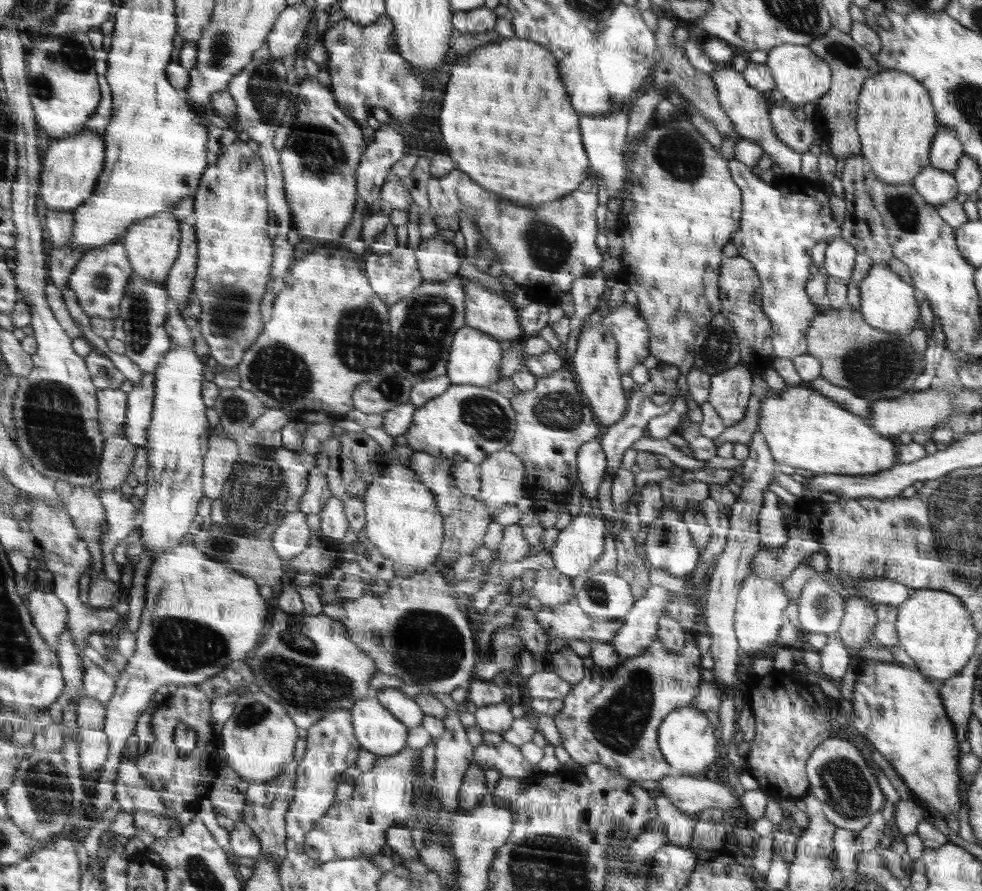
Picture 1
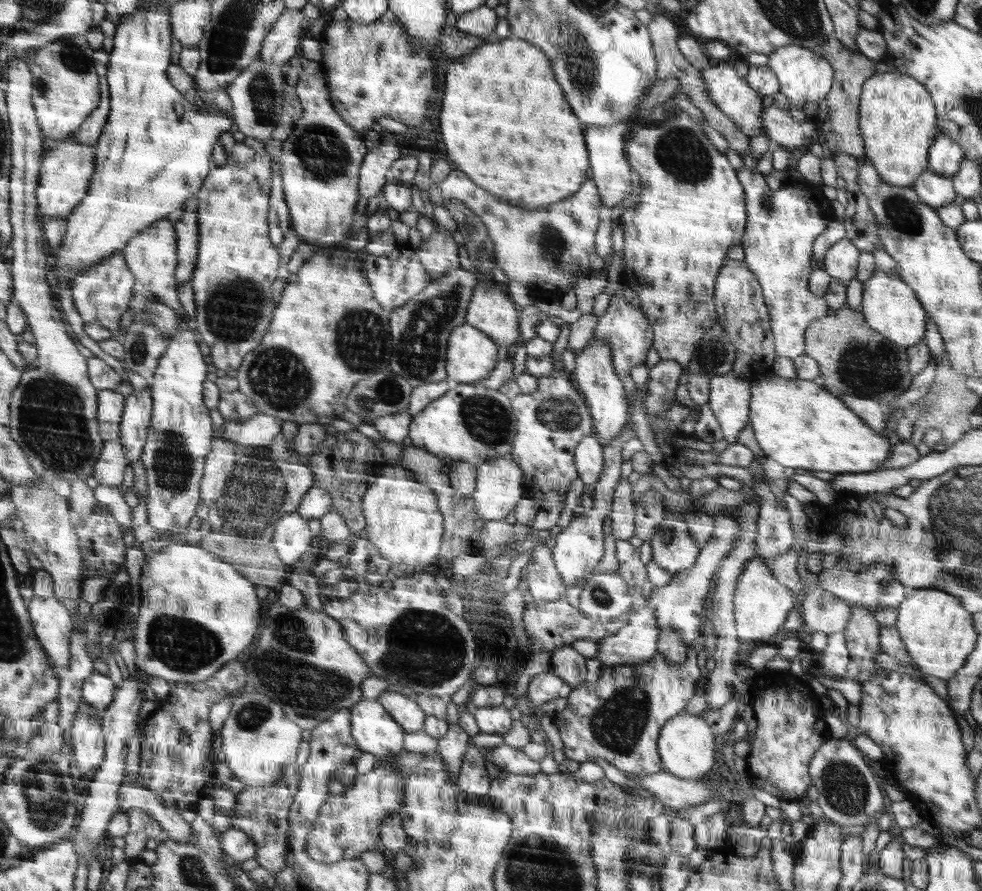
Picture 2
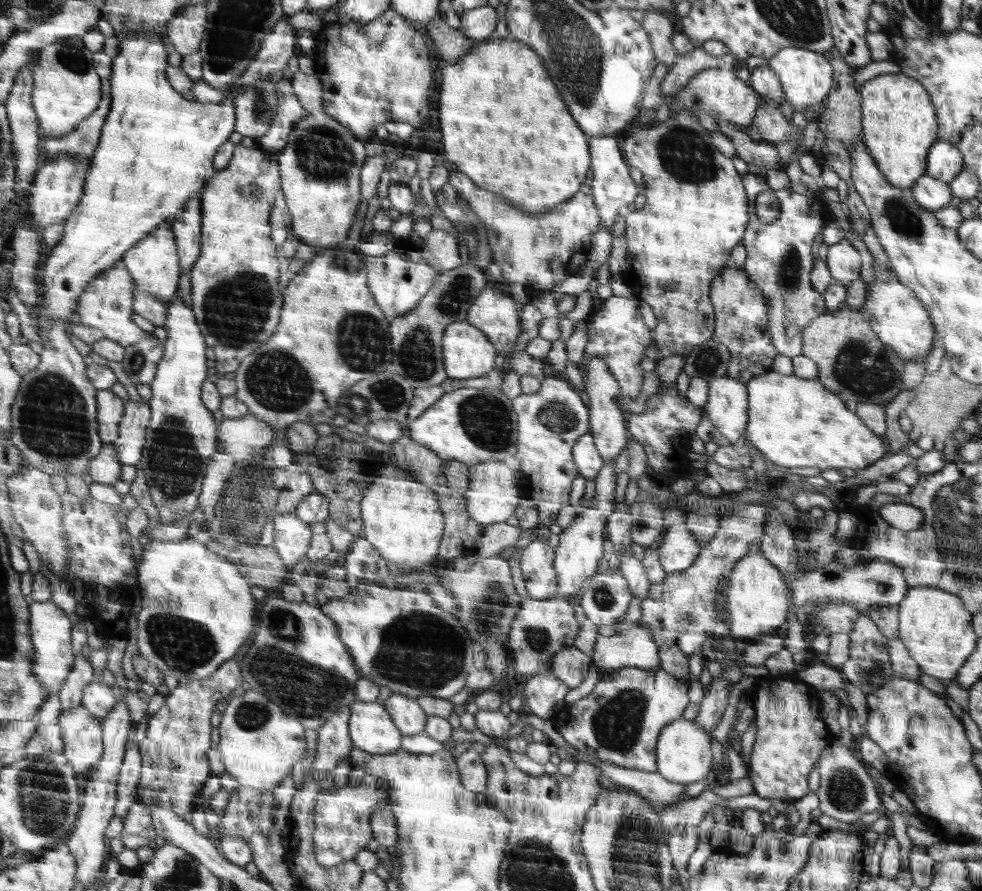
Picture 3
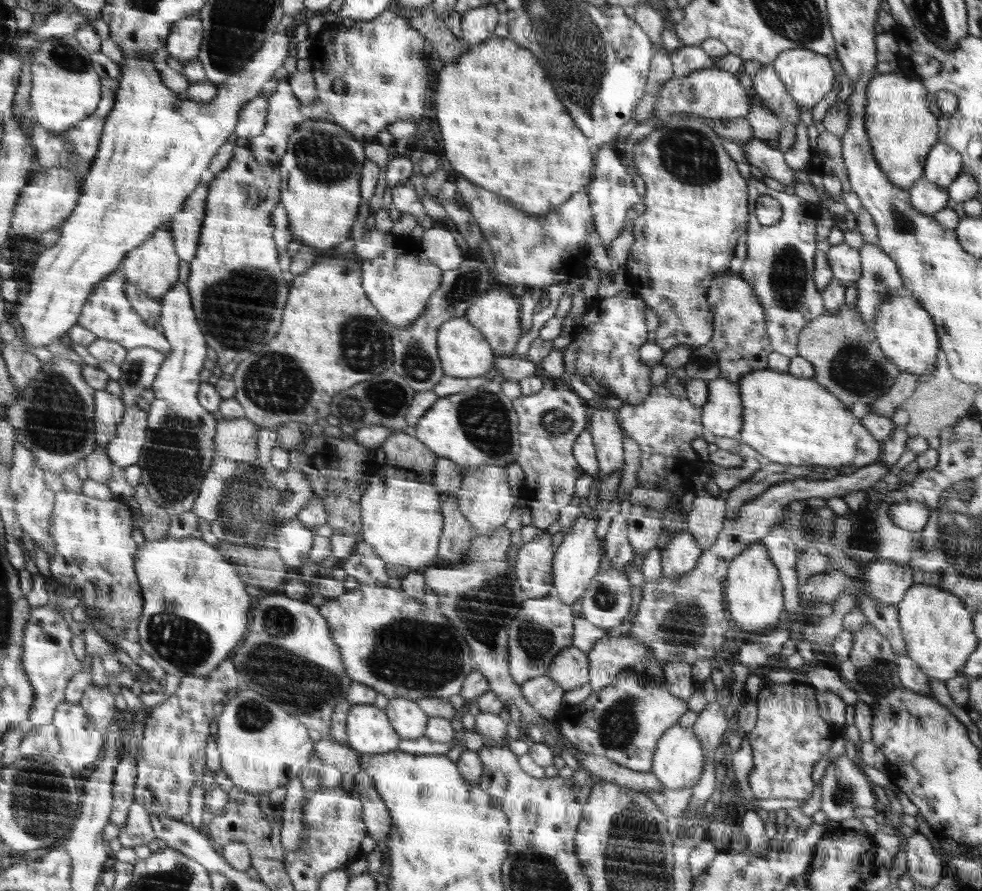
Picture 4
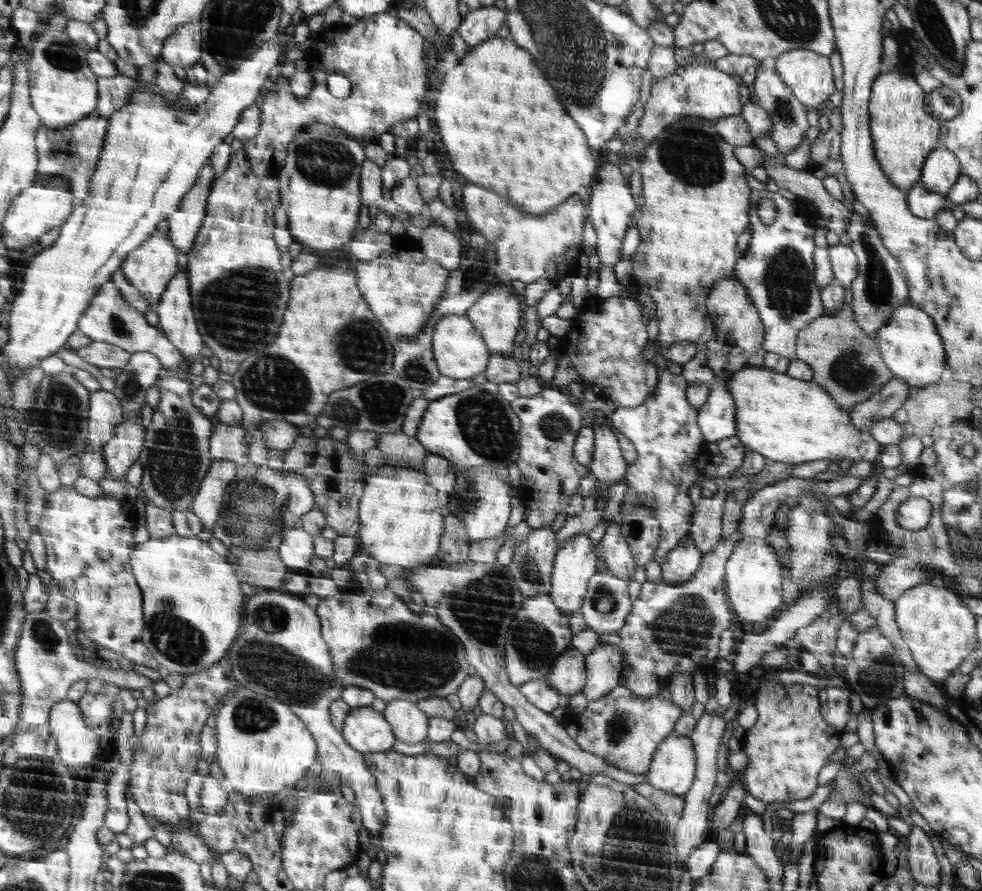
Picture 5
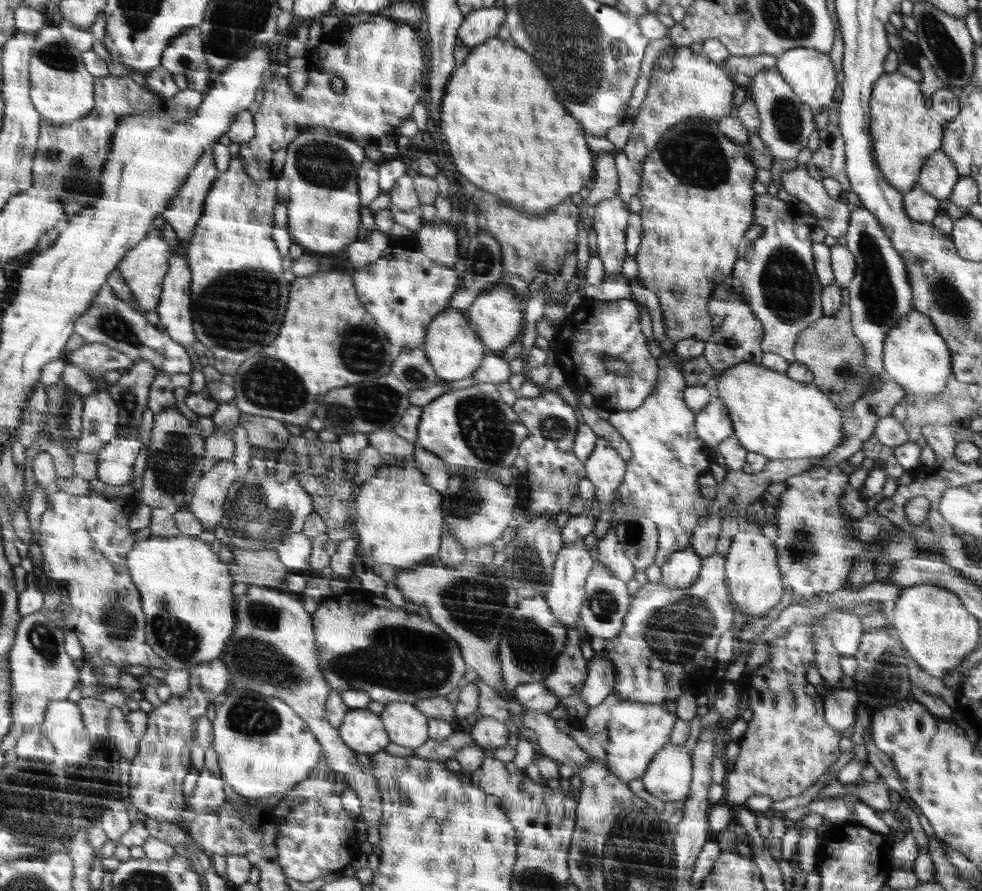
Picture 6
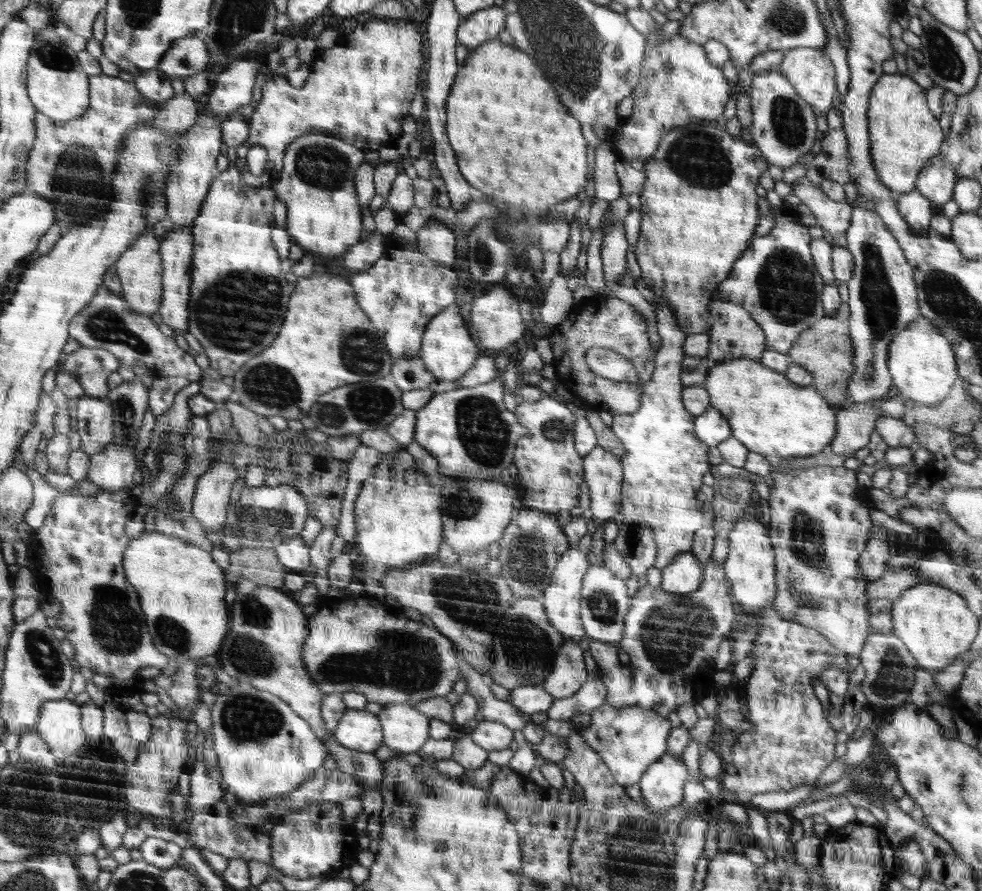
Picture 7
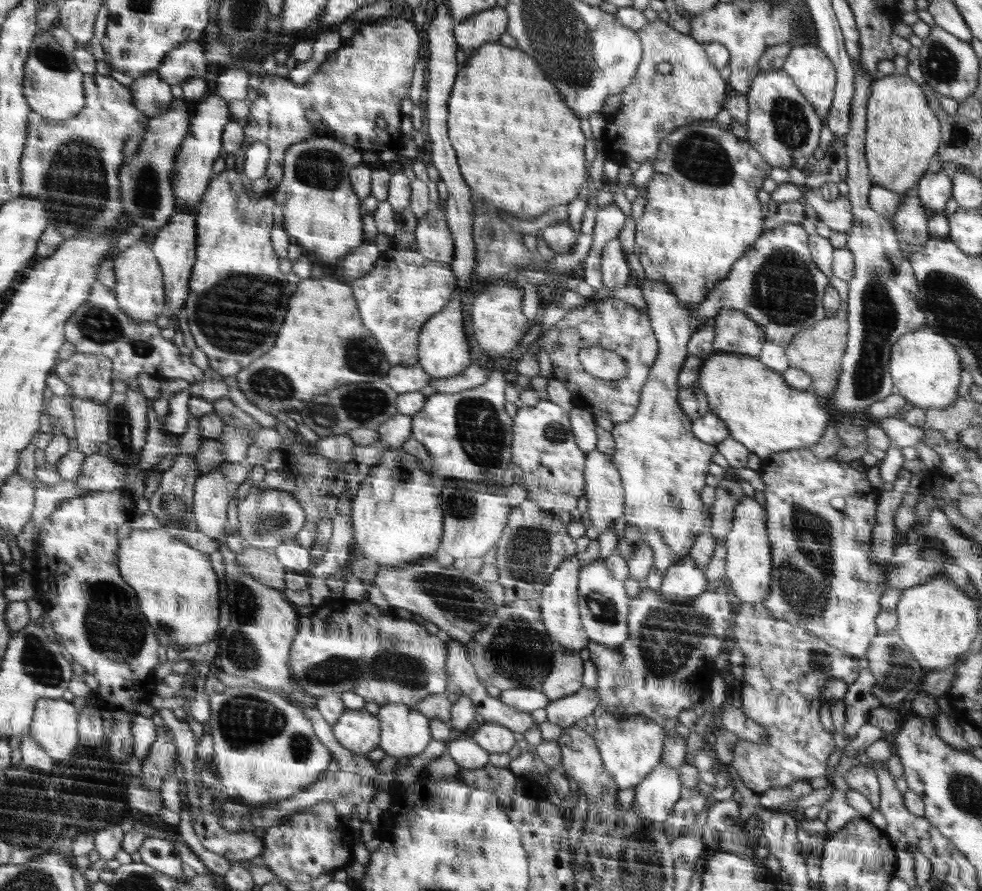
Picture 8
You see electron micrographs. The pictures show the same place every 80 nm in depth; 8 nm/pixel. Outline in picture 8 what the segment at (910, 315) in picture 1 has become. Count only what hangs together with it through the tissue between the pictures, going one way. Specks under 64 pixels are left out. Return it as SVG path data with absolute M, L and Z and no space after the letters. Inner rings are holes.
M926 324L902 336L891 348L891 373L896 392L901 394L910 406L922 409L943 409L955 401L956 389L960 384L960 355L940 333Z

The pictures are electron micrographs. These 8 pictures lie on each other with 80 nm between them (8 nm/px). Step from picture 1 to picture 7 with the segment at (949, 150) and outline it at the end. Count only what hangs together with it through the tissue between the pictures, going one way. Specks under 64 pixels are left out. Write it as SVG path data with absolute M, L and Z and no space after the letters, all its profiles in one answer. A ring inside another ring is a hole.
M937 155L922 171L915 190L922 193L933 206L942 207L953 198L957 180L958 177L952 170L952 163L942 160Z

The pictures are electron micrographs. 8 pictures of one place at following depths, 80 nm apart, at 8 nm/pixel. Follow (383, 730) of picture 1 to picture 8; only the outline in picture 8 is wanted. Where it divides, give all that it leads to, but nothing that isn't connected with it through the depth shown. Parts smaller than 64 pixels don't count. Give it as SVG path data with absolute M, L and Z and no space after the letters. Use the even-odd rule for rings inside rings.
M366 709L347 710L333 726L333 735L344 748L358 754L367 754L378 748L382 739L378 720Z

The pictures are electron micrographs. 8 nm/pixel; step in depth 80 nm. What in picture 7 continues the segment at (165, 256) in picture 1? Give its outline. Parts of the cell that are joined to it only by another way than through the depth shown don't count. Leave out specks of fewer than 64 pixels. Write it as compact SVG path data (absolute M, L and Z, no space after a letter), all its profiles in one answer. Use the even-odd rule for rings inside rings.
M151 229L136 239L136 242L128 247L127 251L113 264L117 270L117 276L122 288L122 298L126 301L133 313L150 317L161 307L162 300L162 263L160 256L160 238Z

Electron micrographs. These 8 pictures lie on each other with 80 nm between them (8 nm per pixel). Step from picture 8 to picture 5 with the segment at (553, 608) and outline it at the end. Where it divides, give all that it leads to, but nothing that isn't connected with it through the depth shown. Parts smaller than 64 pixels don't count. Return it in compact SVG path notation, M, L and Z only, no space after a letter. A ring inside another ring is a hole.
M575 534L568 538L566 544L557 550L553 560L553 569L551 572L551 589L548 595L555 601L555 605L566 616L570 616L574 610L583 606L583 600L586 598L587 586L592 576L596 572L596 552L594 546L588 538L588 534Z

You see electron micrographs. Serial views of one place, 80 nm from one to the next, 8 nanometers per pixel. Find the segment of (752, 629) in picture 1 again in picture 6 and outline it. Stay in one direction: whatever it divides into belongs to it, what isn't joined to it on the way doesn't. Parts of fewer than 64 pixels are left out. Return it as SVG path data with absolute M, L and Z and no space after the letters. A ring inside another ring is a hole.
M744 518L739 531L728 541L727 581L730 585L732 602L746 614L748 619L758 619L772 610L782 596L782 582L776 564L776 550L768 537L764 538L761 523L755 519Z

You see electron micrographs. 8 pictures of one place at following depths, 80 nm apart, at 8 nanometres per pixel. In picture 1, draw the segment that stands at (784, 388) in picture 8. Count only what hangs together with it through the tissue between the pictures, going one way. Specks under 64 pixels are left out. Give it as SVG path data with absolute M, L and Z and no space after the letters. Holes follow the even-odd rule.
M803 381L801 384L796 384L793 386L787 385L787 388L783 392L771 392L767 397L760 395L761 407L758 417L758 430L762 432L765 438L765 443L768 445L774 460L781 464L787 464L795 468L804 468L814 472L814 474L847 474L848 476L864 476L864 475L875 475L882 471L890 470L894 467L894 462L896 462L896 446L890 442L890 438L882 438L882 435L872 432L870 424L864 420L864 417L858 416L849 409L845 409L842 404L838 401L834 401L831 397L824 396L823 393L816 392L814 388L811 388L809 381Z

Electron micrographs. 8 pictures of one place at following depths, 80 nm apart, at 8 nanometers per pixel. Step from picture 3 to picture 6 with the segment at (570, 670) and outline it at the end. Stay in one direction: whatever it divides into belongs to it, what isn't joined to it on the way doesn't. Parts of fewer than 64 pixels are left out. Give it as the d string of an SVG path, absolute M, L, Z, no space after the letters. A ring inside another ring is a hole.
M568 640L568 648L564 649L556 670L547 677L544 684L554 696L562 699L578 695L583 691L584 680L586 680L586 659L582 658L582 654L580 654L578 640L576 640L576 644L572 644L572 640ZM568 650L576 650L576 654L570 656Z

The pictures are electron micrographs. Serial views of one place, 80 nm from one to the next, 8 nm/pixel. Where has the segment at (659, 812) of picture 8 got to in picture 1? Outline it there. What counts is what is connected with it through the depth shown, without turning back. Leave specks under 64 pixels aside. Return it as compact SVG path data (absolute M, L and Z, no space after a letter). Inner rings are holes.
M689 705L680 708L680 712L672 712L672 716L663 721L664 728L659 728L659 747L668 765L674 770L673 773L689 777L702 776L702 770L706 770L716 758L716 736L704 712L690 708Z

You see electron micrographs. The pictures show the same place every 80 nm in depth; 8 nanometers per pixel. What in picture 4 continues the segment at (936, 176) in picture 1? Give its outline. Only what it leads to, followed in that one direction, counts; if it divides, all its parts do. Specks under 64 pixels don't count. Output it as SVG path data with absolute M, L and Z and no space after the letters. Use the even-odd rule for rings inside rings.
M920 179L907 192L911 194L912 208L924 216L933 217L936 212L947 207L949 199L947 190L938 188L928 180Z

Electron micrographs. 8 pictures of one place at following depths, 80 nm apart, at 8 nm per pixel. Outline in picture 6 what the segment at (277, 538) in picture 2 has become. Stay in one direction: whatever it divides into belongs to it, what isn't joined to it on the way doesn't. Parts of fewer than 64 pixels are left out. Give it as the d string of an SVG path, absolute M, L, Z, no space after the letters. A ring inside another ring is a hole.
M304 533L289 534L275 551L279 554L282 564L288 565L295 571L301 571L310 566L310 552L313 551L313 544L310 538Z

